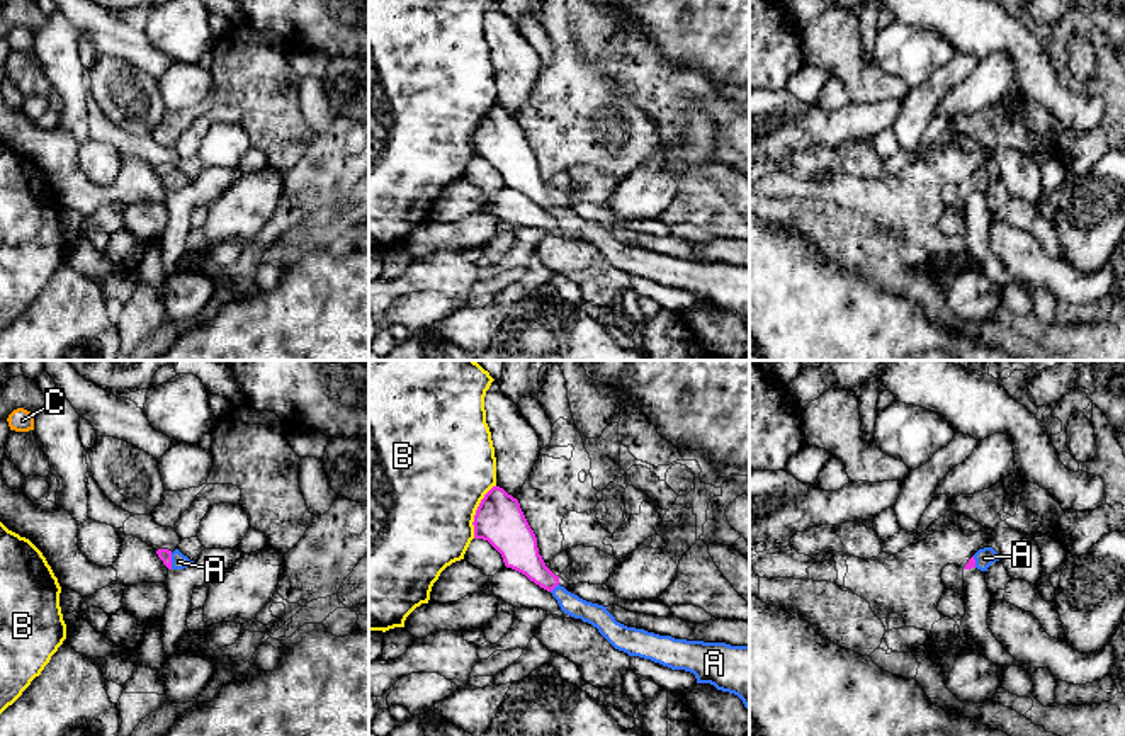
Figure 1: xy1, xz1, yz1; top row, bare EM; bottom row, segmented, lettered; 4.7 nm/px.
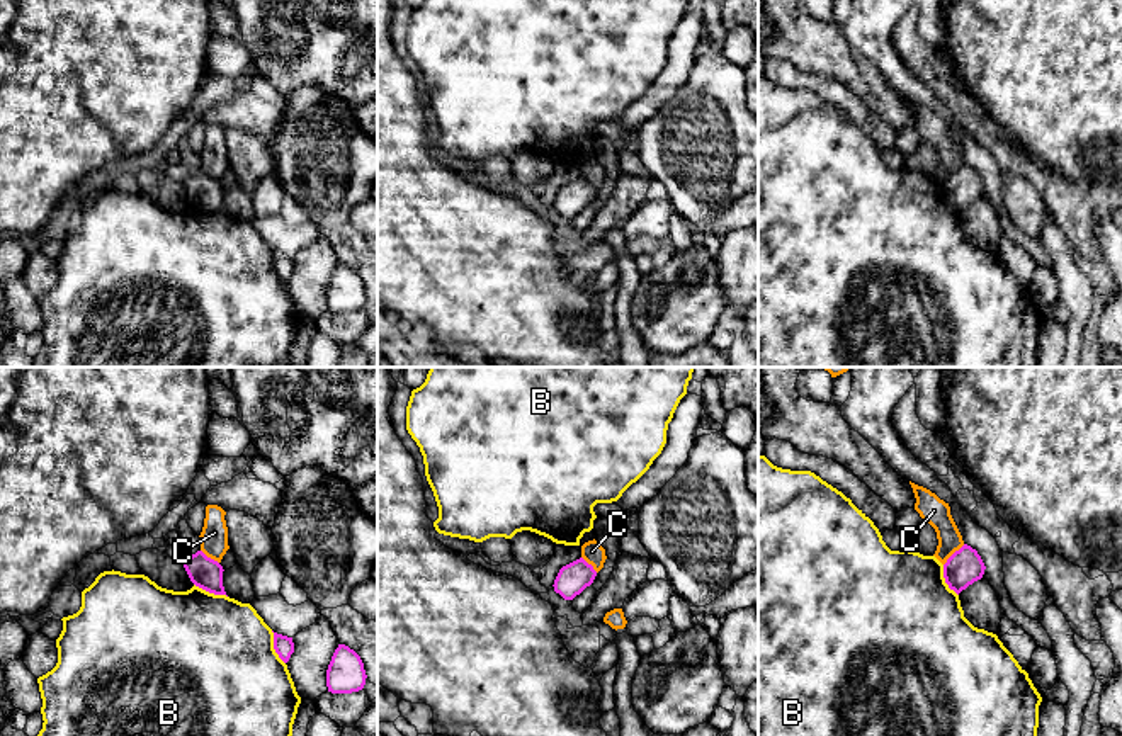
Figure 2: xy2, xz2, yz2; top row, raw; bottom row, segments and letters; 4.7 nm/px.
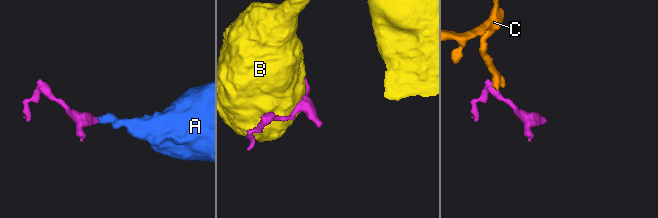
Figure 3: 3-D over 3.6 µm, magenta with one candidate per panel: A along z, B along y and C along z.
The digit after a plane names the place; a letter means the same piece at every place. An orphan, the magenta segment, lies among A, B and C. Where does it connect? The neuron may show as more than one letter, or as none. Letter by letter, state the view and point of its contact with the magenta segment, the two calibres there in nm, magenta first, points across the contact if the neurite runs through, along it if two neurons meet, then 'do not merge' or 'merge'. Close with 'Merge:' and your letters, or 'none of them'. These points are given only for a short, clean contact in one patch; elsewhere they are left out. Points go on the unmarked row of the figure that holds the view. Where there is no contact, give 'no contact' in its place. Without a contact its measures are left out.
A: meets magenta in xy1 at (170, 181); 60 nm thick on the magenta side, 80 nm on the other; runs through xy1 (163, 174), (170, 181), (179, 181); merge
B: meets magenta in xz1 at (476, 131); 220 nm thick on the magenta side, 500 nm on the other; do not merge
C: meets magenta in yz2 at (952, 174); 170 nm thick on the magenta side, 130 nm on the other; border along yz2 (964, 164), (944, 184); do not merge
Merge: A

